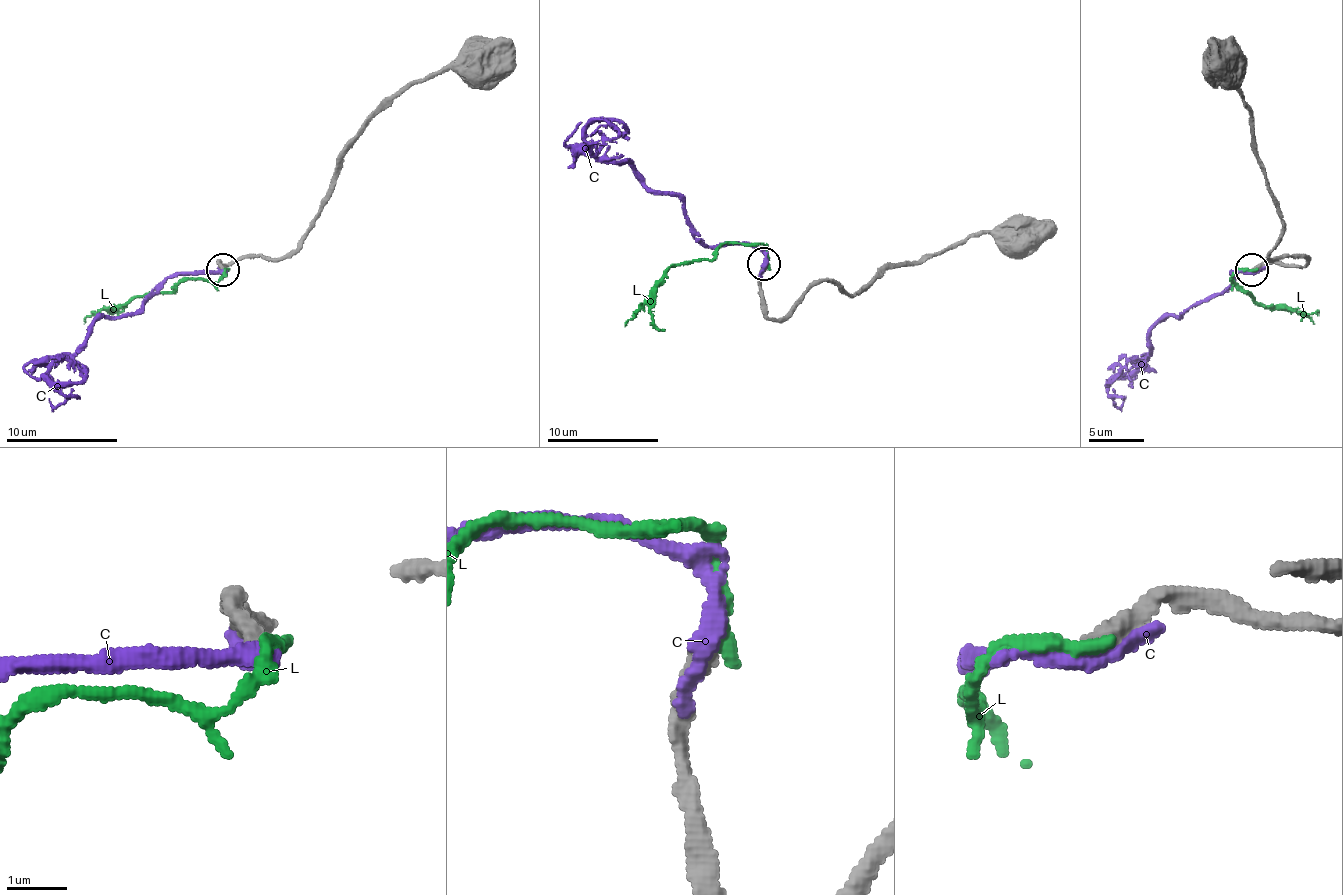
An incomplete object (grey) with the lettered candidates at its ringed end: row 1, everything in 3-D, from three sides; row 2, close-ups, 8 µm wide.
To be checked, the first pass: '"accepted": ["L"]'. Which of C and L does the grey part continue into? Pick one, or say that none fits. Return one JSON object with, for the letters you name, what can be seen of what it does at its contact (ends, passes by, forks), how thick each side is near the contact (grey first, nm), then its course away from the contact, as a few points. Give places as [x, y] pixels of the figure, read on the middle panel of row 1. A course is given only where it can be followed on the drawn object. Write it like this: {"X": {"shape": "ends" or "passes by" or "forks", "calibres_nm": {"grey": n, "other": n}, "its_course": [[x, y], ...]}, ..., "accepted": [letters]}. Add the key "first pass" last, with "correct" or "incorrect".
{"accepted": [], "first pass": "incorrect"}

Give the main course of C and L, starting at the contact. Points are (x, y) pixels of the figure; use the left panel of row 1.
C: (222, 270), (175, 273), (136, 312), (100, 317), (88, 337), (44, 373), (66, 398), (55, 406), (50, 398)
L: (225, 270), (216, 281), (183, 278), (169, 292), (138, 295), (125, 306), (100, 309), (83, 323)

